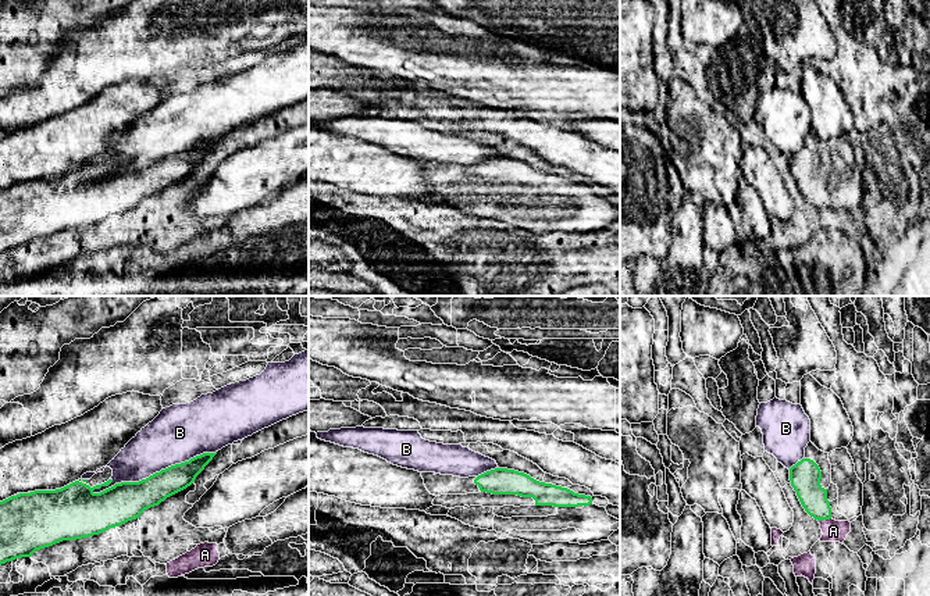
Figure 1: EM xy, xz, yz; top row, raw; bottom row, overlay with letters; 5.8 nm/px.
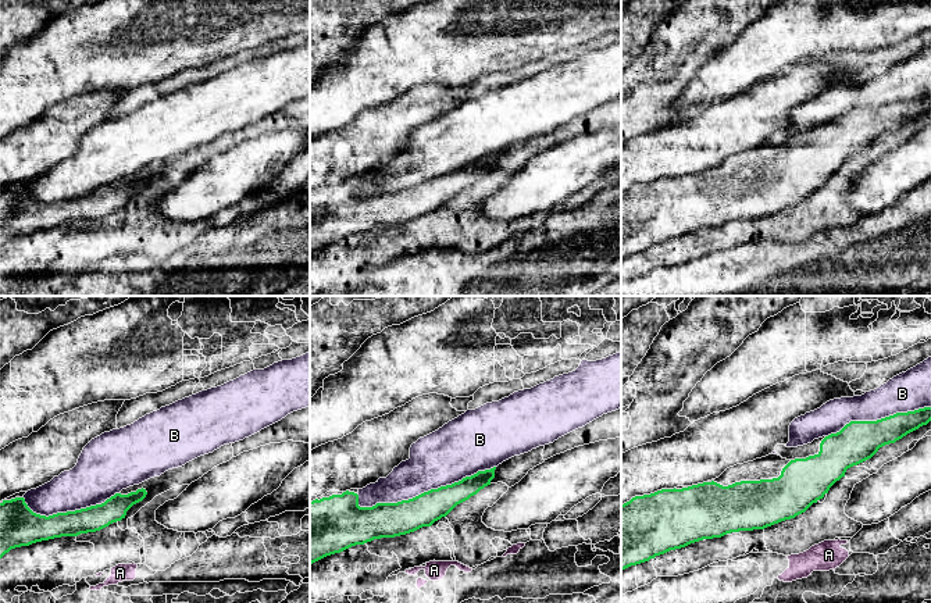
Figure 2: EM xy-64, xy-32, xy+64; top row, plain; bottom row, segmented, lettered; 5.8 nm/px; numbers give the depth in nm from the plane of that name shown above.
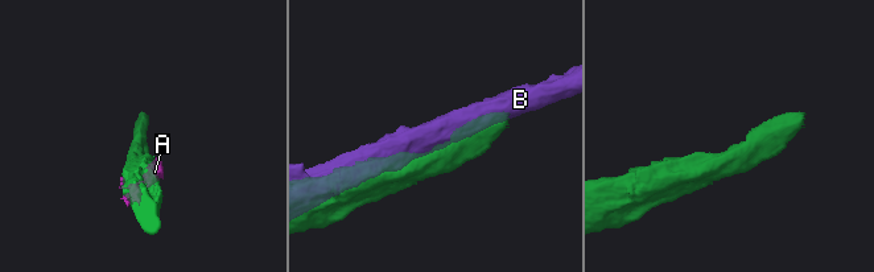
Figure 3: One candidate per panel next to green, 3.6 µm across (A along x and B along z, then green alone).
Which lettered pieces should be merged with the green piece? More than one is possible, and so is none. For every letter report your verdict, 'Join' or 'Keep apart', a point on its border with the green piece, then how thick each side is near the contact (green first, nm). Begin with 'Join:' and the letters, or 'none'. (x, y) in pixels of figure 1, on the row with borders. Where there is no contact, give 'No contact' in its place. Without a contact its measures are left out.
Join: none
A: Keep apart. Touches green at yz (825, 518). Thickness 160 nm (green) against 130 nm
B: Keep apart. Touches green at xy (153, 474). Thickness 220 nm (green) against 320 nm

